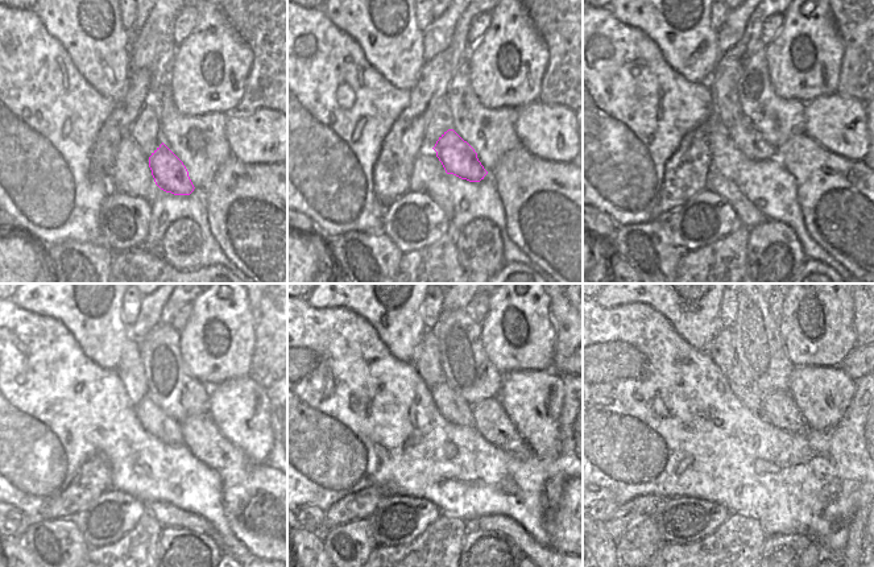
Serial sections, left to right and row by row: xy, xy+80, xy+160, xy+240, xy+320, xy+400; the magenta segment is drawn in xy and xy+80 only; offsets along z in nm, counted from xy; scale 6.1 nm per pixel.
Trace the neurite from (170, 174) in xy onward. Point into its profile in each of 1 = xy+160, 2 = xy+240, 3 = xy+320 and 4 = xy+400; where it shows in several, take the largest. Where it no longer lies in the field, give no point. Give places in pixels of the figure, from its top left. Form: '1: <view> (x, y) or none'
1: xy+160 (744, 135)
2: xy+240 (156, 422)
3: xy+320 (448, 402)
4: xy+400 (741, 384)

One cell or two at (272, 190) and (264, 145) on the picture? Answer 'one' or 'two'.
two

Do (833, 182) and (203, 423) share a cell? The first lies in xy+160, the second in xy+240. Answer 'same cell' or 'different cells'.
same cell

